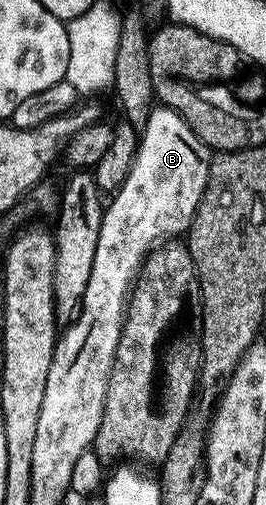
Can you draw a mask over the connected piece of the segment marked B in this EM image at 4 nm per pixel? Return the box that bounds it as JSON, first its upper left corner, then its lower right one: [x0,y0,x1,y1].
[62,105,212,358]

